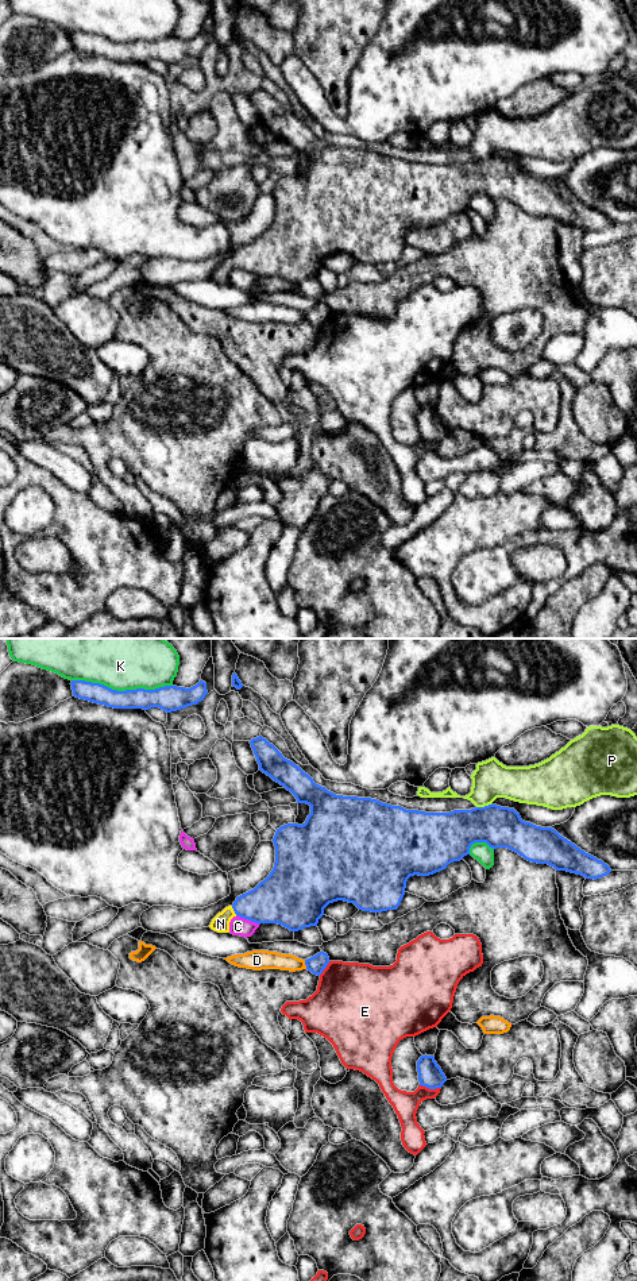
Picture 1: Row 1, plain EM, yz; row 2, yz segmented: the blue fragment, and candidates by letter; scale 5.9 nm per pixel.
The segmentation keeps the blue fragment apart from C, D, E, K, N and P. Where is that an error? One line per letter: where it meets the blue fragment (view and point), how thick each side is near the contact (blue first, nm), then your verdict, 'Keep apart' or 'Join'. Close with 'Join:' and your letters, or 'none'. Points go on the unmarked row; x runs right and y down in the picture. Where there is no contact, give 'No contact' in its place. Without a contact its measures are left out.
C: Touches blue at yz (248, 271). Thickness 320 nm (blue) against 110 nm. Keep apart
D: Touches blue at yz (305, 316). Thickness 110 nm (blue) against 110 nm. Keep apart
E: Touches blue at yz (431, 440). Thickness 140 nm (blue) against 150 nm. Keep apart
K: Touches blue at yz (122, 43). Thickness 120 nm (blue) against 260 nm. Keep apart
N: Touches blue at yz (234, 262). Thickness 280 nm (blue) against 110 nm. Join
P: Touches blue at yz (485, 158). Thickness 260 nm (blue) against 220 nm. Keep apart
Join: N

